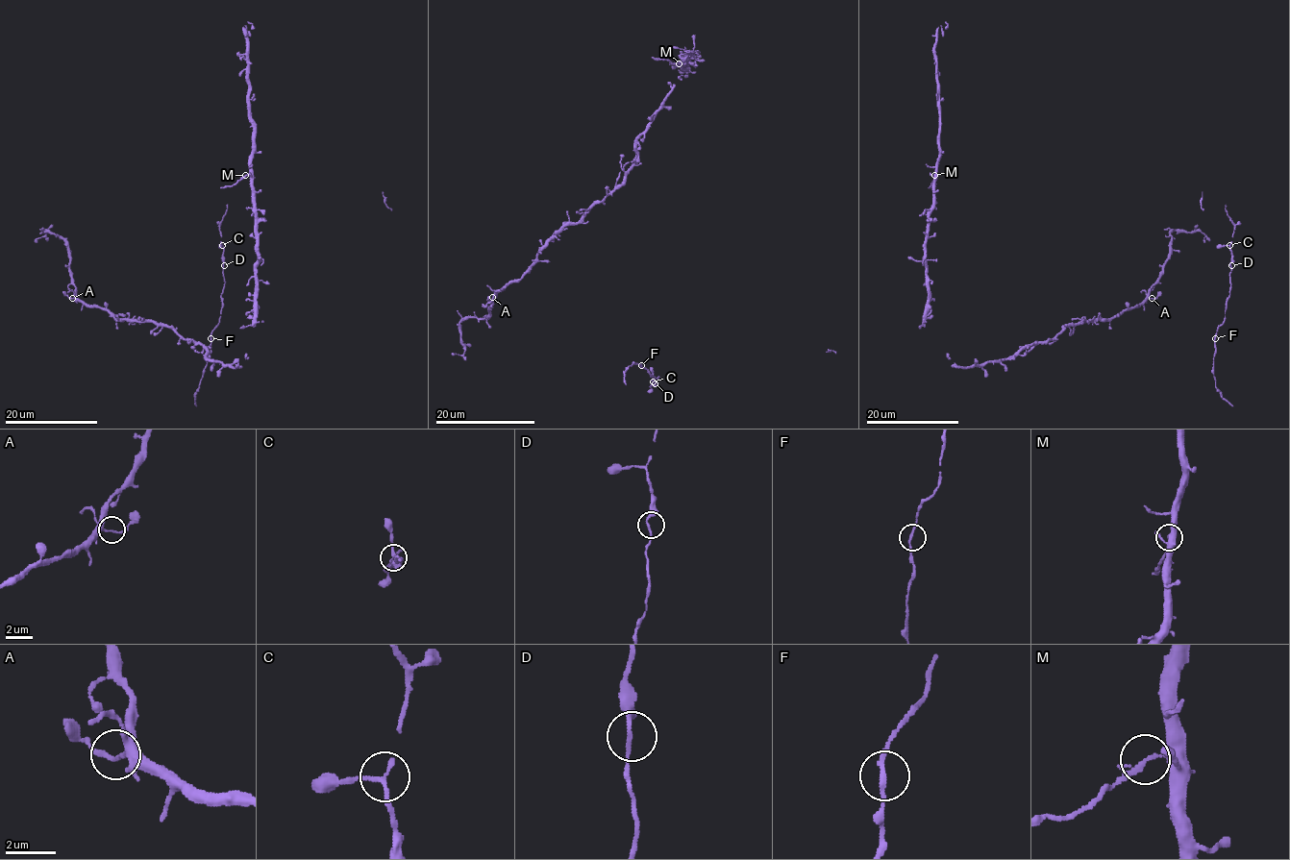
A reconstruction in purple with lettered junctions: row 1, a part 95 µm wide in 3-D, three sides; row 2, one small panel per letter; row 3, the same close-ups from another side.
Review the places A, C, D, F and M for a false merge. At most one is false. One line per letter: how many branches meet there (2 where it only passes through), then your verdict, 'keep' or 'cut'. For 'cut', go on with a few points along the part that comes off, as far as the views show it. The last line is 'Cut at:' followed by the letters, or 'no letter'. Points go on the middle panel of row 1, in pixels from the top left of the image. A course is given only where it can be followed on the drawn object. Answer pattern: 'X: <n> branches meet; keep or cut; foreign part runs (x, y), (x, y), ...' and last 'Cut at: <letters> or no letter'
A: 2 branches meet; keep
C: 2 branches meet; keep
D: 2 branches meet; keep
F: 2 branches meet; keep
M: 2 branches meet; cut; foreign part runs (679, 63), (652, 57)
Cut at: M

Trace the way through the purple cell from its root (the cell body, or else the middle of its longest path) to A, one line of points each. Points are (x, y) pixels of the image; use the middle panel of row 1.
A: (593, 207), (577, 223), (568, 223), (519, 279), (510, 280), (492, 297)

